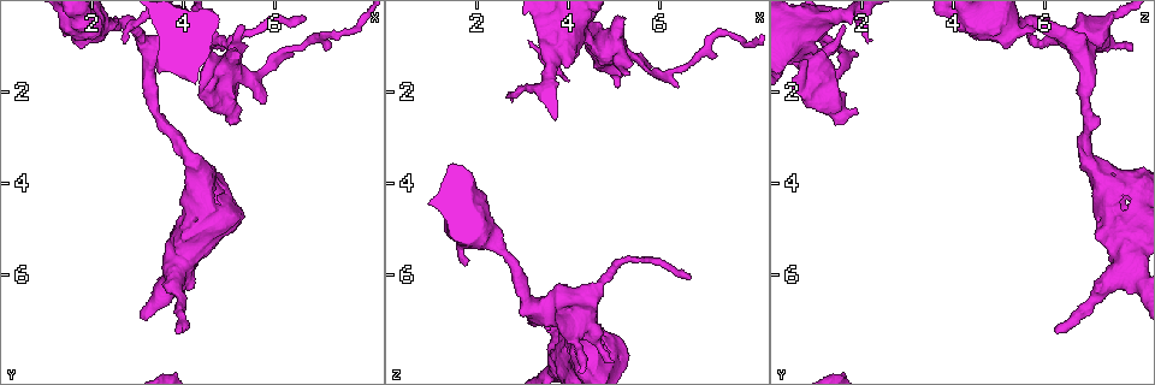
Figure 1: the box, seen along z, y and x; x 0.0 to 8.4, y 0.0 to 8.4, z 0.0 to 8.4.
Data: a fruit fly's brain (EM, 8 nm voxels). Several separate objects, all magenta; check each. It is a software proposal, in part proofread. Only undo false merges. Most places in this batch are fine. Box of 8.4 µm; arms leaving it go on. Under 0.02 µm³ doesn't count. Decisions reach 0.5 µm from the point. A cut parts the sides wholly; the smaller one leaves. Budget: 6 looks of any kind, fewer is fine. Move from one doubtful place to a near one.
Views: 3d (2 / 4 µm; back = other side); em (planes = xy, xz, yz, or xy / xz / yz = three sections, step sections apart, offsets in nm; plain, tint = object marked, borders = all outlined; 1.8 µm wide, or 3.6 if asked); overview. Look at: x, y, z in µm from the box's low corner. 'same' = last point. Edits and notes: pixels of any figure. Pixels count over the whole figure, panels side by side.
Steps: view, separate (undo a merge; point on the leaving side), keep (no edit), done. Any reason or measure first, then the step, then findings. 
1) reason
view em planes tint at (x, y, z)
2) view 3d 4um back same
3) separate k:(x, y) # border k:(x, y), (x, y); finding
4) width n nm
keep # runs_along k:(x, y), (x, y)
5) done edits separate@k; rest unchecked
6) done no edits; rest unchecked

four-way junction
view em yz step 4 borders at (4.40, 3.75, 7.15)

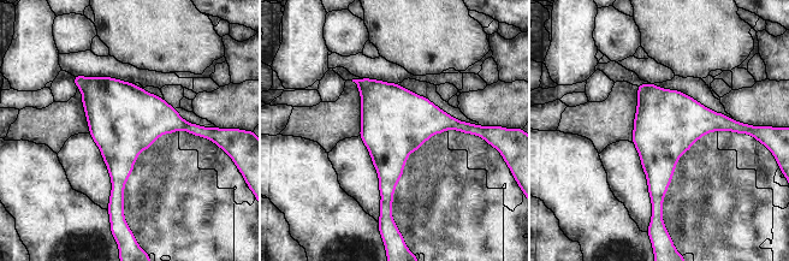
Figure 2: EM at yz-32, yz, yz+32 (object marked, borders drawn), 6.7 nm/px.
cut it another way
view em planes borders same

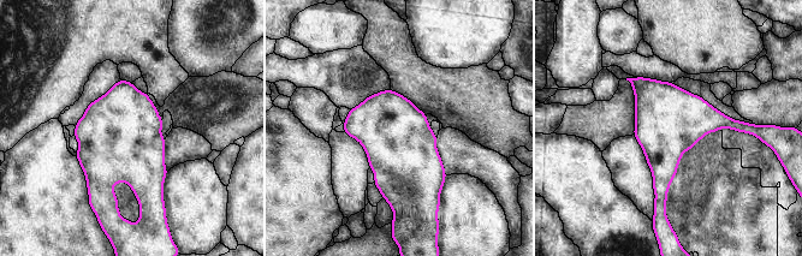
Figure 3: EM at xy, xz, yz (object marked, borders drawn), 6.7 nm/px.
width 460 nm
keep # all the same cell

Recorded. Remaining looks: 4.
view 3d 2um back at (7.35, 0.80, 0.75)

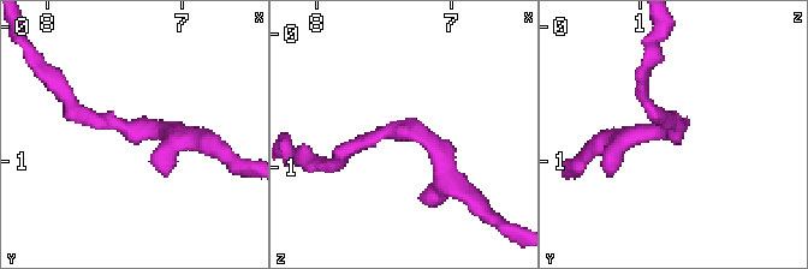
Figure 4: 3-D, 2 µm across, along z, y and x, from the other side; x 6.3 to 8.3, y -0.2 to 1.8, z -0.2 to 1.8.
shape alone is not enough
view em 3.6um yz step 4 tint at (7.38, 0.80, 0.76)

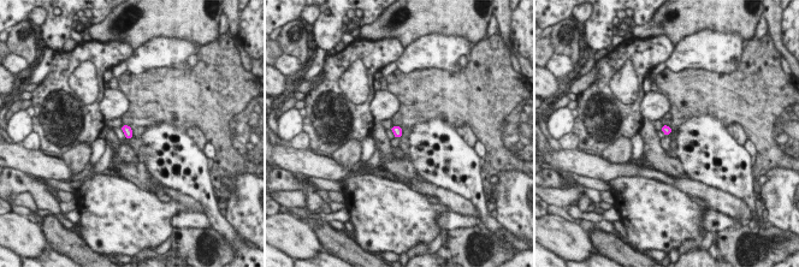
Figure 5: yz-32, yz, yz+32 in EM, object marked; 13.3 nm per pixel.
width 120 nm
keep # one cell here

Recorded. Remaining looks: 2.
done no edits; rest unchecked

